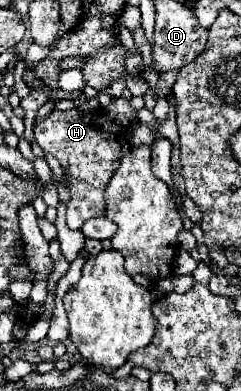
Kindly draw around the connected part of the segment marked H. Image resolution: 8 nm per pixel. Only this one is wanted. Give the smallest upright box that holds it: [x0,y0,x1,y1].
[35,98,137,230]

